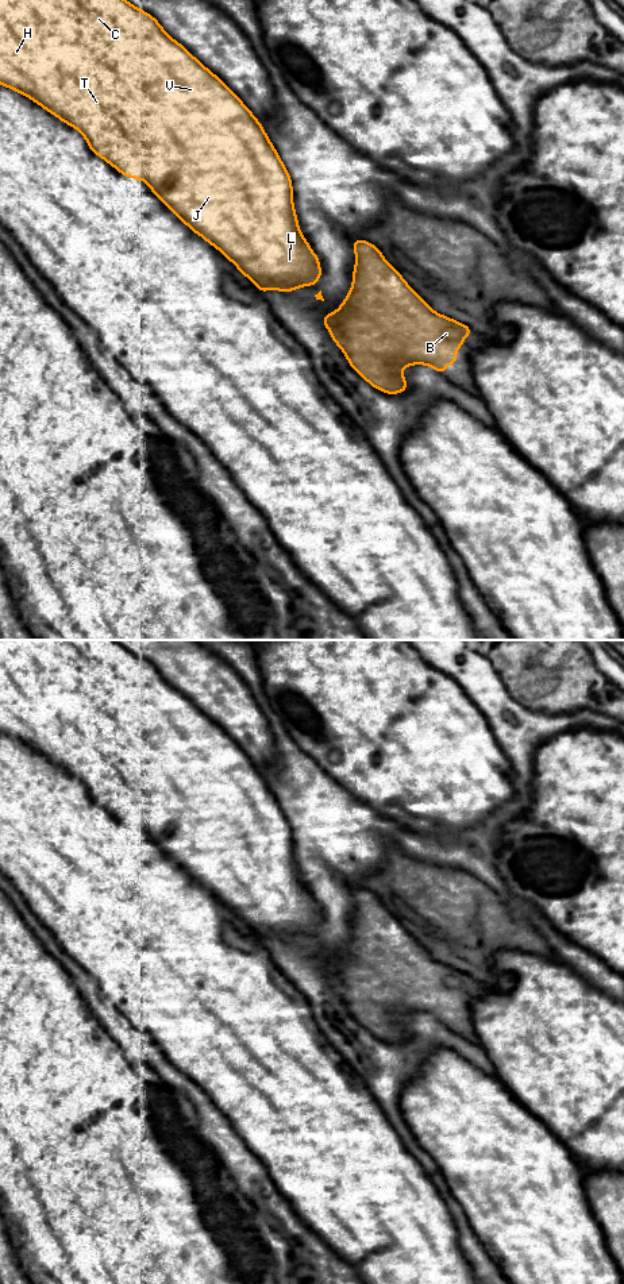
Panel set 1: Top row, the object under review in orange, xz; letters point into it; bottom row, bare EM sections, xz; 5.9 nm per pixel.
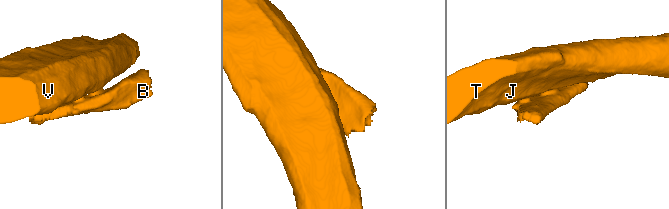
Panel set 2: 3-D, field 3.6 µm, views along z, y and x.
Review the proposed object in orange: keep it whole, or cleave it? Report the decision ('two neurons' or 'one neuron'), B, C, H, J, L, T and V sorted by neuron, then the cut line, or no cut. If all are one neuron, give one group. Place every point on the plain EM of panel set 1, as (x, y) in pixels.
two neurons; groups B / C H J L T V; cut xz (320, 943), (318, 947)

